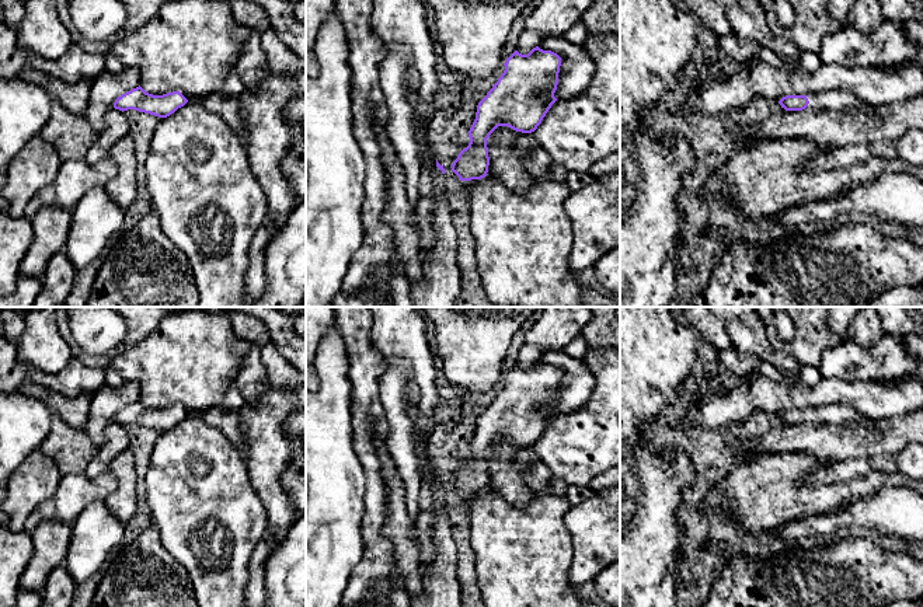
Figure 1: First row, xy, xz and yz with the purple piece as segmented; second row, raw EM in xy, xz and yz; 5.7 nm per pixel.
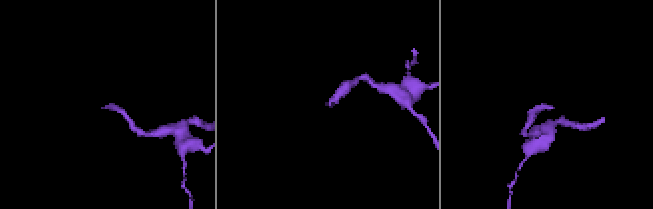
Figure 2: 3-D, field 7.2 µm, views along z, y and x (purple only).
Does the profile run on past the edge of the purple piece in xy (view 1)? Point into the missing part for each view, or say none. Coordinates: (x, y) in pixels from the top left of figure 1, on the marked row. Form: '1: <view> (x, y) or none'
1: none

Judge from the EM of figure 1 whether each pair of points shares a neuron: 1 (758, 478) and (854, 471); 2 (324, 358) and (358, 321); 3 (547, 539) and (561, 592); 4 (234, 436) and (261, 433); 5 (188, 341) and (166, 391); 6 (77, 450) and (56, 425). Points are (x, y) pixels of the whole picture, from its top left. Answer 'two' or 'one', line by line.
1: two
2: two
3: one
4: two
5: one
6: one

